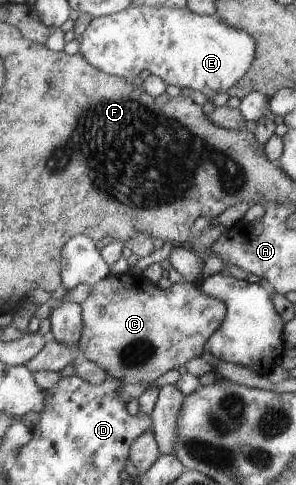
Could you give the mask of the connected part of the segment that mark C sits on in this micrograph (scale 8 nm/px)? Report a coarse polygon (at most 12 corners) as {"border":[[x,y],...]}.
{"border":[[109,275],[77,349],[152,384],[204,352],[225,303],[193,282]]}

